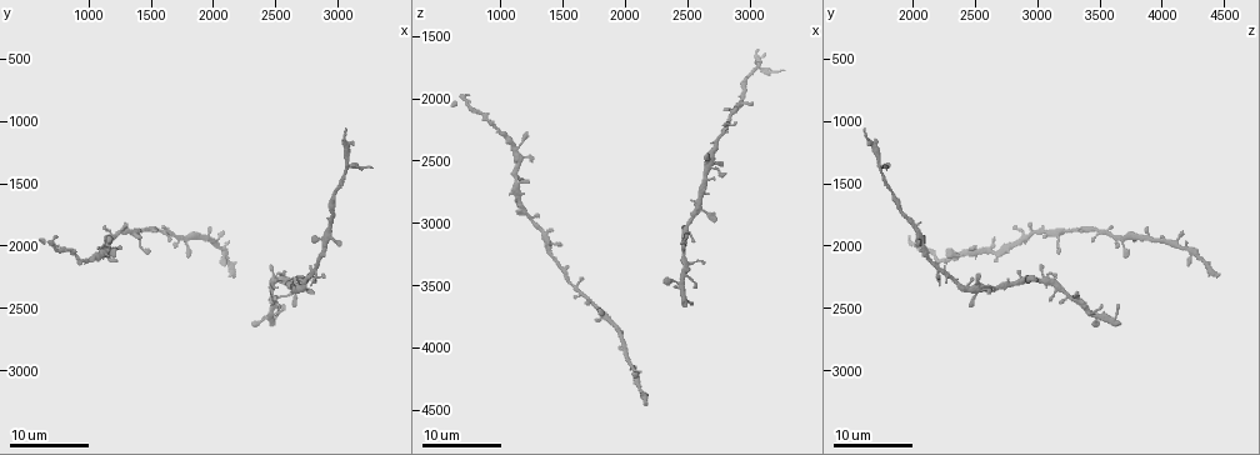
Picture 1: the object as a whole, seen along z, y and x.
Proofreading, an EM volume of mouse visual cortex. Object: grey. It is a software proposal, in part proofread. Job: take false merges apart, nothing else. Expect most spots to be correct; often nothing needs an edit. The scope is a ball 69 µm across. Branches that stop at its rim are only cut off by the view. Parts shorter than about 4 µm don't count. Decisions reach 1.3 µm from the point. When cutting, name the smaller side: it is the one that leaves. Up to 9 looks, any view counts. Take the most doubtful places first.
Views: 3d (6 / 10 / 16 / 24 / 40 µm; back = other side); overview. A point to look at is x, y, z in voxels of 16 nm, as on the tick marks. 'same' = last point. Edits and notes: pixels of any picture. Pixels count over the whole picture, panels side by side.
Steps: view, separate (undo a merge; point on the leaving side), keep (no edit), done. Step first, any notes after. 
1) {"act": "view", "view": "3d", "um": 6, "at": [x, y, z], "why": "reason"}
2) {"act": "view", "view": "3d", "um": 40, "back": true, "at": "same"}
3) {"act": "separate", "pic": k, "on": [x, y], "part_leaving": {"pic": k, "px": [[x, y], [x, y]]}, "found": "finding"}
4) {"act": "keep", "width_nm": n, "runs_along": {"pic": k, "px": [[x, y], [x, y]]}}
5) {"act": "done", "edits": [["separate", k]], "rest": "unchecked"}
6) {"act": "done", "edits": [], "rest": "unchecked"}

{"act": "view", "view": "3d", "um": 16, "at": [1560, 1880, 3500], "why": "narrows sharply"}

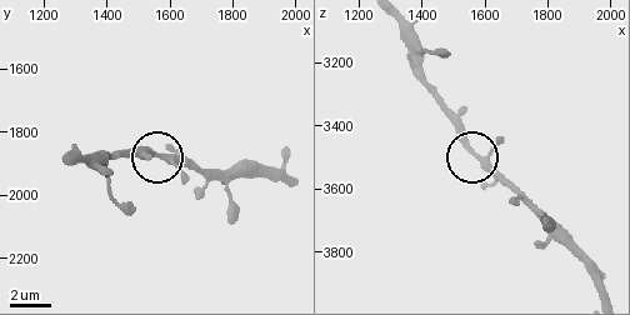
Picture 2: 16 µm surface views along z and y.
{"act": "view", "view": "3d", "um": 10, "at": [1570, 1870, 3500]}

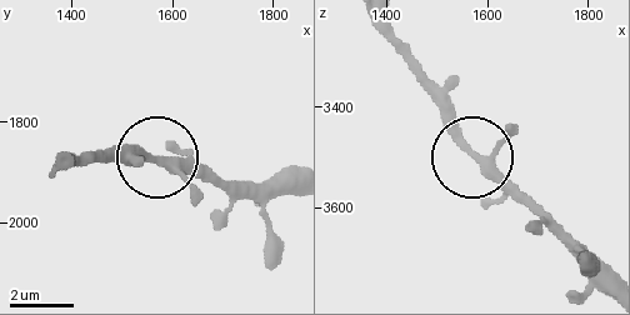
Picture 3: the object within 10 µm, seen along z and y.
{"act": "keep", "width_nm": 250, "found": "all the same neuron"}

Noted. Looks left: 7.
{"act": "view", "view": "3d", "um": 16, "at": [1780, 1940, 3680], "why": "four-way junction"}

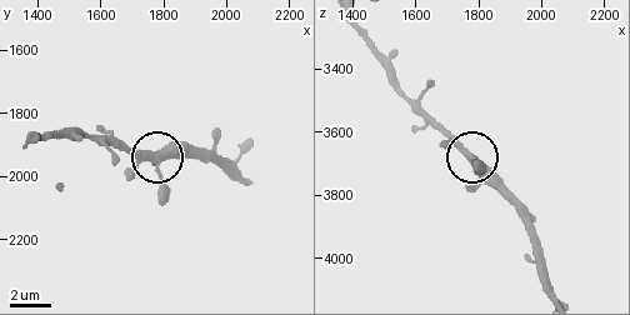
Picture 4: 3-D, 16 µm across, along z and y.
{"act": "view", "view": "3d", "um": 10, "at": "same"}

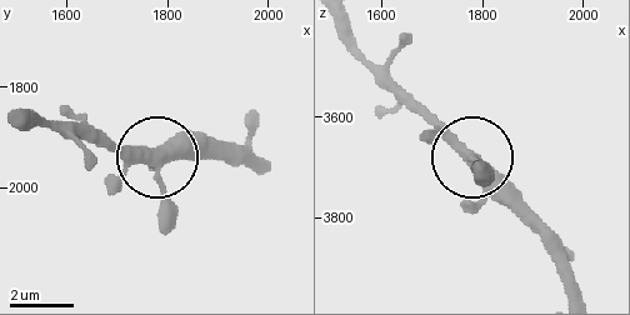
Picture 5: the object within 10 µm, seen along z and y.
{"act": "keep", "width_nm": 350, "found": "one neuron here"}

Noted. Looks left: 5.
{"act": "view", "view": "3d", "um": 24, "at": [1140, 2060, 2680], "why": "a narrow waist"}

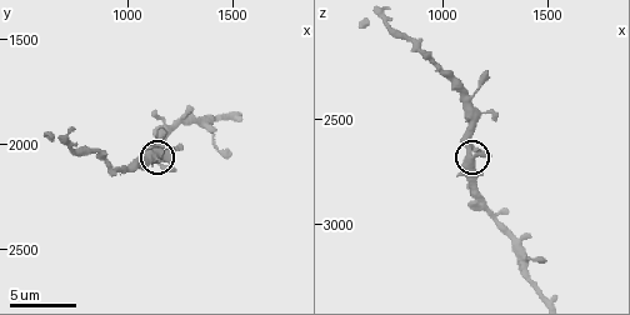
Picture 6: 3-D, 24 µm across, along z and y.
{"act": "view", "view": "3d", "um": 10, "at": "same"}

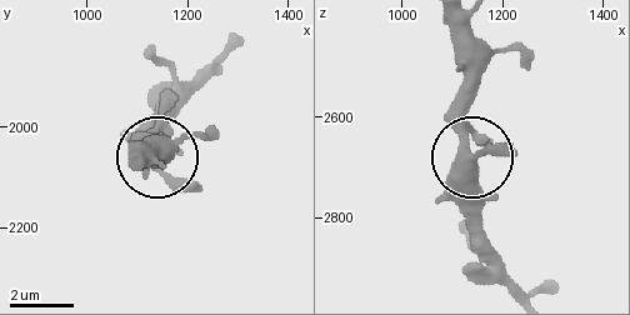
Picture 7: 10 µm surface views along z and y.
{"act": "keep", "width_nm": 400, "found": "all the same neuron"}

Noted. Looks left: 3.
{"act": "view", "view": "3d", "um": 24, "at": [2060, 2040, 4180], "why": "a narrow waist"}

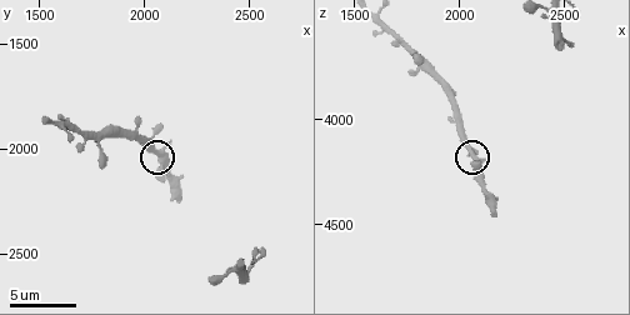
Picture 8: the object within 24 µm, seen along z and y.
{"act": "view", "view": "3d", "um": 10, "at": [2070, 2010, 4170]}

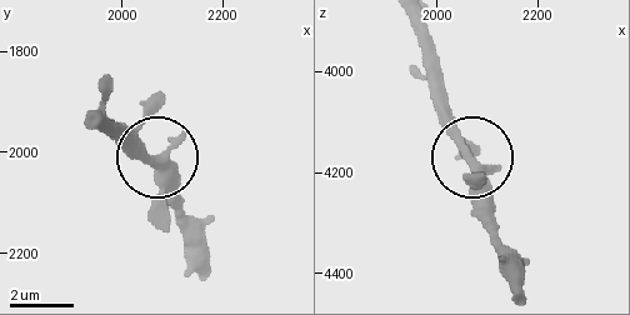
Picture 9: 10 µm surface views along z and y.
{"act": "view", "view": "3d", "um": 10, "back": true, "at": [2060, 2020, 4175]}

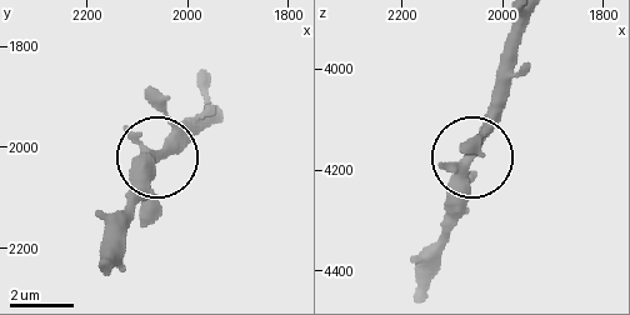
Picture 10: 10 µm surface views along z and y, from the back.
{"act": "keep", "found": "one neuron here"}

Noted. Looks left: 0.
{"act": "done", "edits": [], "rest": "unchecked"}

